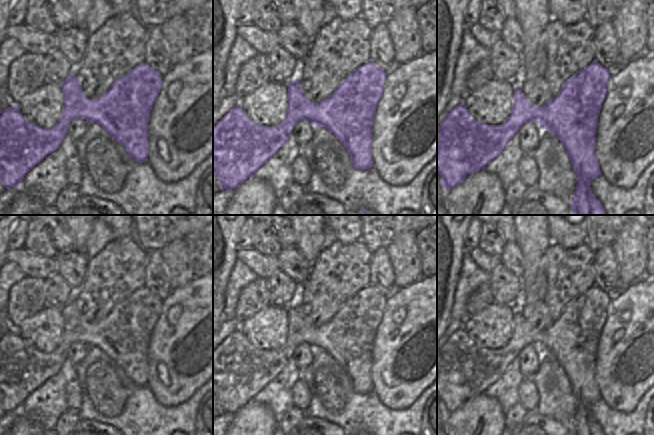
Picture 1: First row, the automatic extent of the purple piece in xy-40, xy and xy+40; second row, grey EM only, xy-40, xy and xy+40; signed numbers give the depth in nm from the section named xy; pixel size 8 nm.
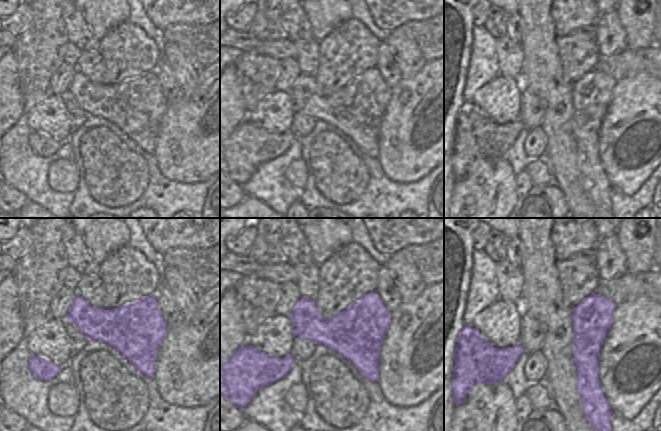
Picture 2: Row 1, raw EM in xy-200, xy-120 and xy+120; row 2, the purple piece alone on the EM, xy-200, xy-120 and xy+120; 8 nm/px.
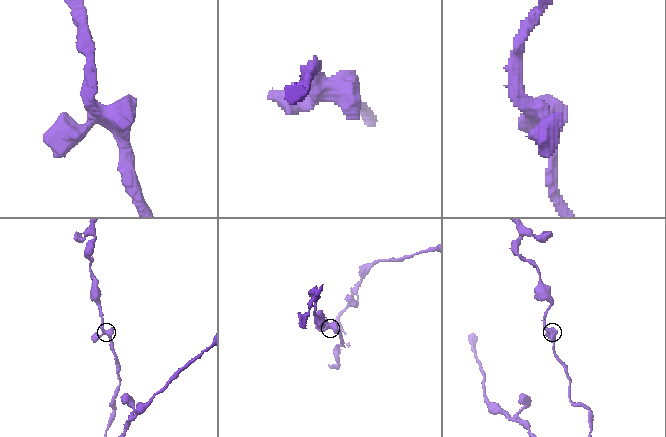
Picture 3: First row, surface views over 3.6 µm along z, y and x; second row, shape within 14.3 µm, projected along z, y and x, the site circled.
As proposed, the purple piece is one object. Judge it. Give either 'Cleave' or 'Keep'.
Keep.

